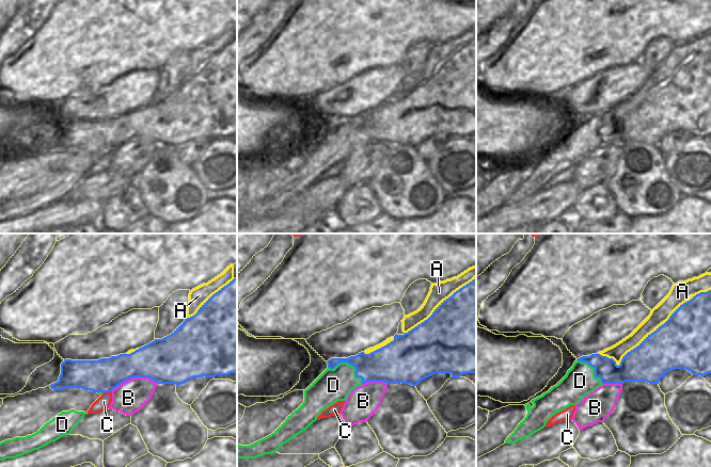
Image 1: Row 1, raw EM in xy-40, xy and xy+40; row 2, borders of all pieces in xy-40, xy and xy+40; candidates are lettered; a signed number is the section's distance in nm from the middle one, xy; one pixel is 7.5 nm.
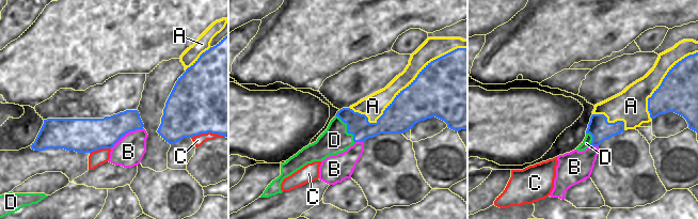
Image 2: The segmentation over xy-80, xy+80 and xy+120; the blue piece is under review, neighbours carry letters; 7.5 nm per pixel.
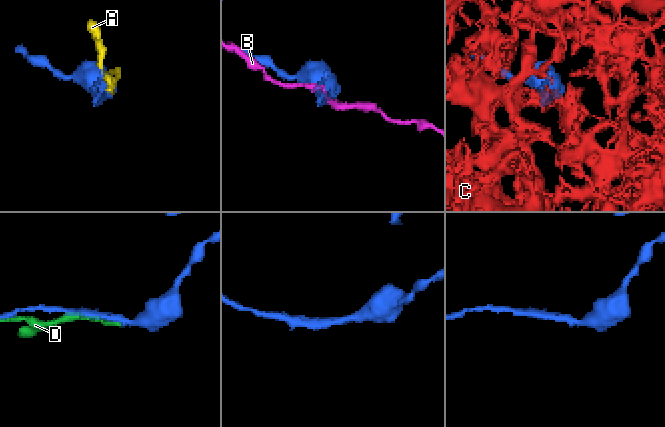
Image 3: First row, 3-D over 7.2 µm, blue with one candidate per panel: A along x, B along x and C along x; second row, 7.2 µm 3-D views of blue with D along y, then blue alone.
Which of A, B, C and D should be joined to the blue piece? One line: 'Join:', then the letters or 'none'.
Join: none

